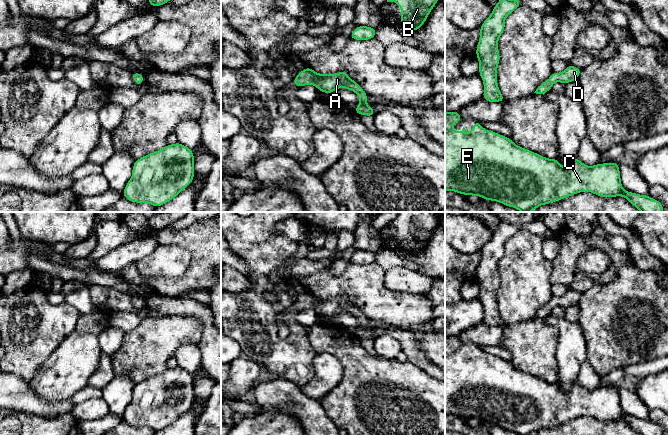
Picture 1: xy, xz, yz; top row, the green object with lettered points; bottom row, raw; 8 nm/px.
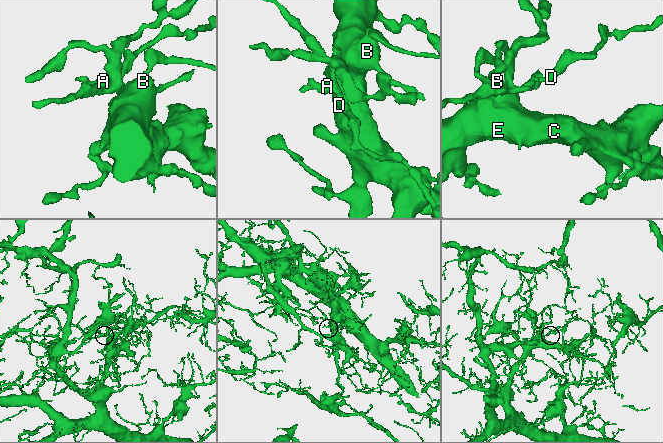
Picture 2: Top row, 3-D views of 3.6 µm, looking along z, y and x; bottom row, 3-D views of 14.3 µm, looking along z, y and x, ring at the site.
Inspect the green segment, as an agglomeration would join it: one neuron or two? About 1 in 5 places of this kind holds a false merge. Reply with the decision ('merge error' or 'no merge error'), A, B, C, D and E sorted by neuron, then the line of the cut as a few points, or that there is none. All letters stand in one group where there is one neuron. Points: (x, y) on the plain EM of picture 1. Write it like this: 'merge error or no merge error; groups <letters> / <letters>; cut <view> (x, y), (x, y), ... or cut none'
no merge error; groups A B C D E; cut none

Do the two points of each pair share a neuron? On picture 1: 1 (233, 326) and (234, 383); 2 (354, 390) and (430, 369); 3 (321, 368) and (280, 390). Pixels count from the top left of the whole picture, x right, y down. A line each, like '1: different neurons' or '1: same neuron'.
1: different neurons
2: different neurons
3: different neurons

